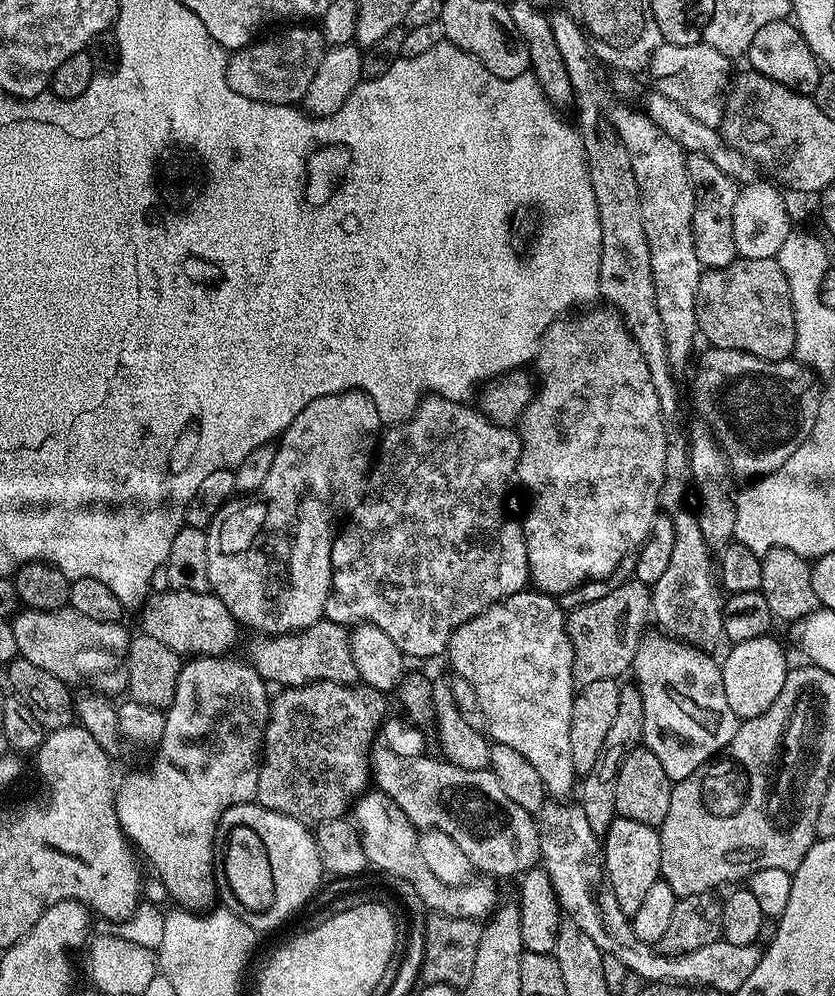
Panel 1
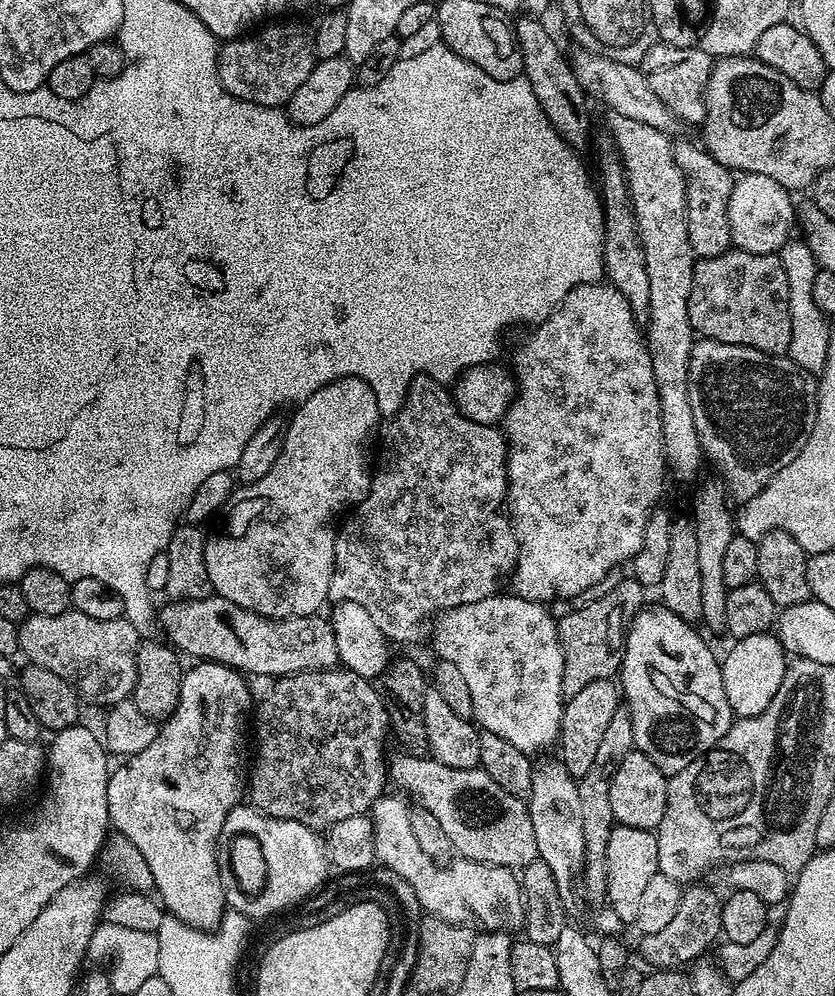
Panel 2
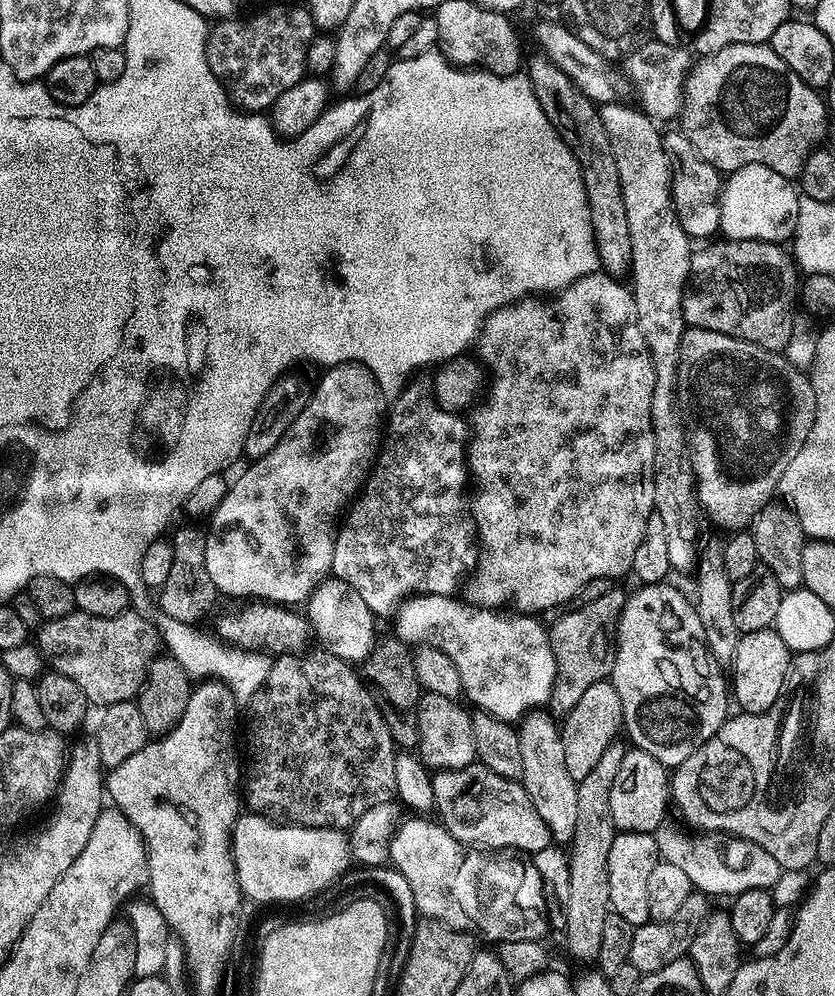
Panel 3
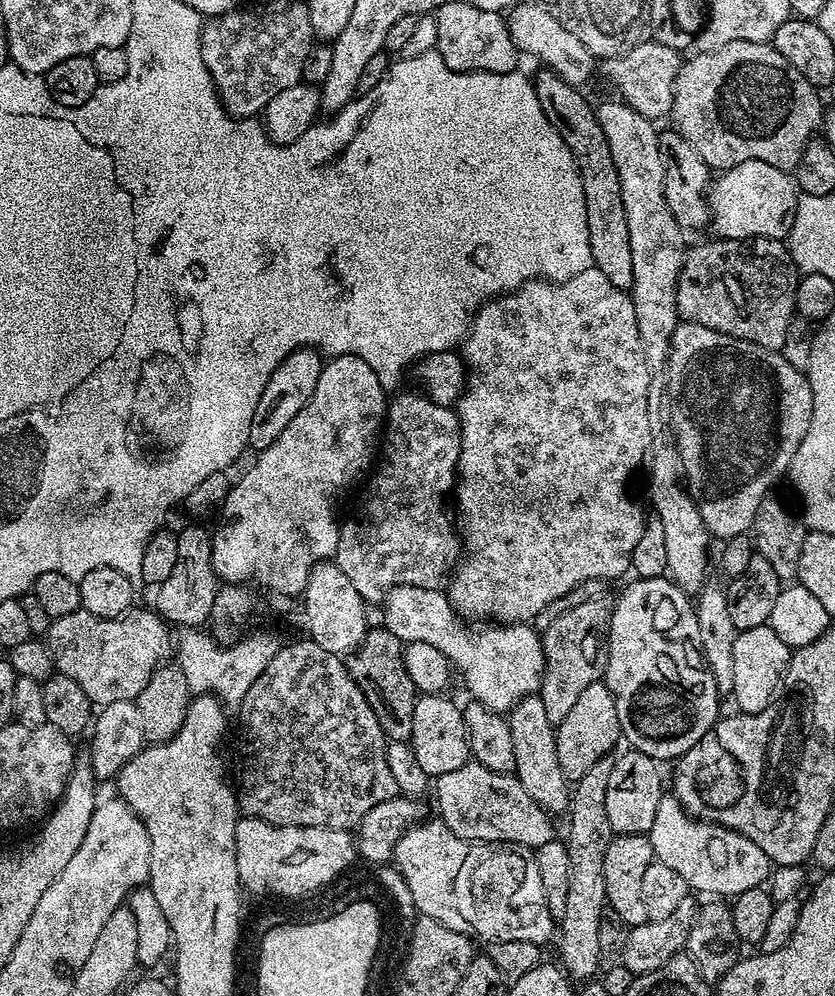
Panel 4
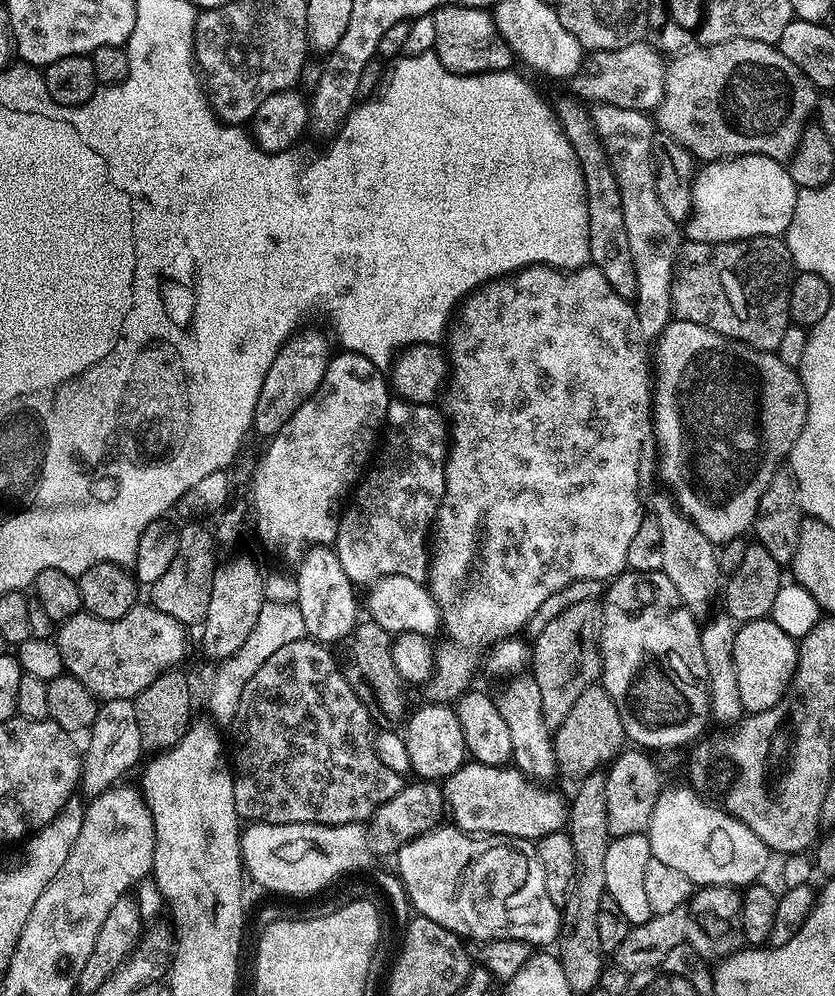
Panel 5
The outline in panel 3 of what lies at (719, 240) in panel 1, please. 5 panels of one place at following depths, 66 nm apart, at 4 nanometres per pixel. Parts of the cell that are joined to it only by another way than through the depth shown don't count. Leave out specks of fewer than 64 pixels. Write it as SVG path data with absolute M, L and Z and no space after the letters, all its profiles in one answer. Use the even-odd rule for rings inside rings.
M665 131L663 137L664 149L668 152L672 166L672 207L676 209L678 222L693 241L707 241L720 232L722 173L700 157L698 150L694 150L690 138L686 138L683 131Z

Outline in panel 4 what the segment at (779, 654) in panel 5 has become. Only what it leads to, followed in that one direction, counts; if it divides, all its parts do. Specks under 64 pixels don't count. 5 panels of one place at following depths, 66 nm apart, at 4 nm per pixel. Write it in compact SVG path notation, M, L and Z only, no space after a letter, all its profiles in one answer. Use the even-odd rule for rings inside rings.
M768 624L745 632L737 631L734 642L734 699L743 715L753 716L776 703L784 678L788 675L789 659L788 644Z

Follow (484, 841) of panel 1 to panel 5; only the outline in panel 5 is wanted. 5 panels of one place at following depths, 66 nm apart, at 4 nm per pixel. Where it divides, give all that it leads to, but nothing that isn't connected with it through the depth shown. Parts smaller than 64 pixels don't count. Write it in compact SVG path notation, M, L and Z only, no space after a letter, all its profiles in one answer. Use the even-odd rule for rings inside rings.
M466 762L454 775L443 781L450 820L464 832L486 836L513 836L533 842L552 832L559 832L568 823L569 801L552 788L529 778L516 766L486 766Z

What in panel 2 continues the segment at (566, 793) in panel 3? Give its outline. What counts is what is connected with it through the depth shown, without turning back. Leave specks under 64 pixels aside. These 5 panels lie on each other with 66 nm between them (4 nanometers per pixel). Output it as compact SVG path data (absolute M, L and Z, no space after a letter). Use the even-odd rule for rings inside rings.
M560 761L544 762L532 771L531 794L526 802L534 827L537 857L549 866L559 897L568 912L578 904L578 894L572 886L572 872L583 873L585 864L582 802L579 801L577 786L578 782Z

